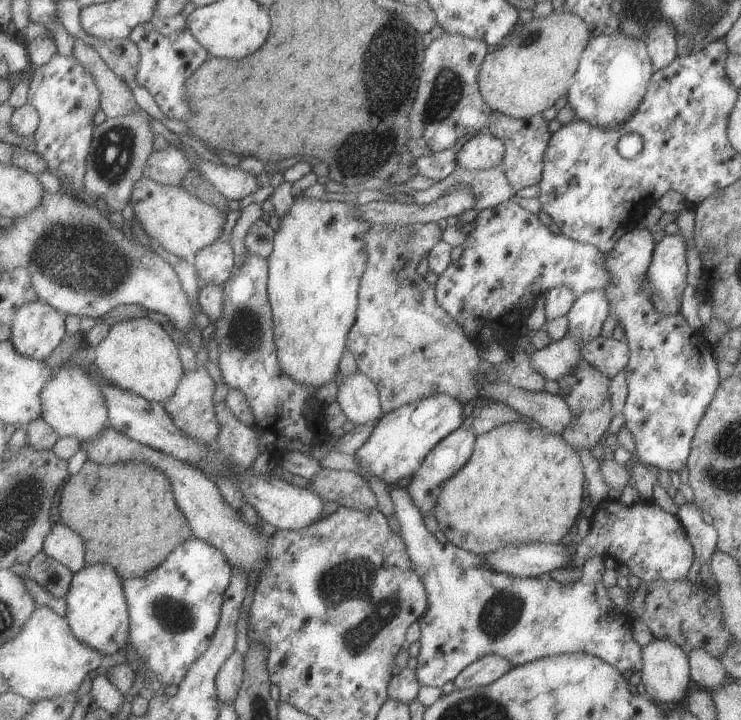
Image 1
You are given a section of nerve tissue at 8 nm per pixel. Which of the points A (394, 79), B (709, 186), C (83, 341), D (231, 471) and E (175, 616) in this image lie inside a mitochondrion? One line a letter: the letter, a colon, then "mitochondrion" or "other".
A: mitochondrion
B: other
C: other
D: other
E: mitochondrion

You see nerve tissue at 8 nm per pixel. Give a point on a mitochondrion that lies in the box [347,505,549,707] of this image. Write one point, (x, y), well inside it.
(500, 614)

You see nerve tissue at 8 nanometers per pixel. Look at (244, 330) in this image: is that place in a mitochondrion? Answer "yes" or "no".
yes

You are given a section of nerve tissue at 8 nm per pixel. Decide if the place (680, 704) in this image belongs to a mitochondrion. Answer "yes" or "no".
no

